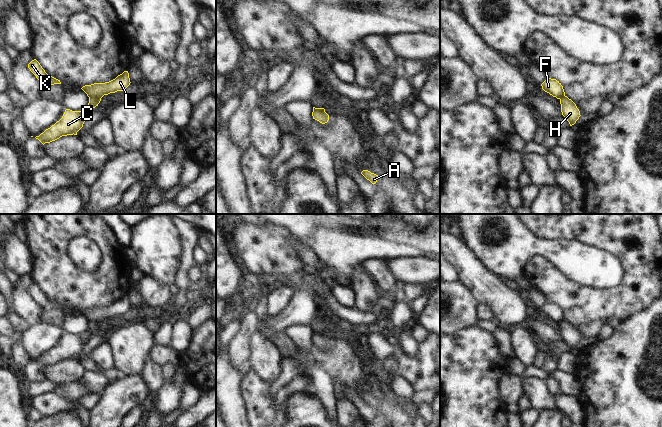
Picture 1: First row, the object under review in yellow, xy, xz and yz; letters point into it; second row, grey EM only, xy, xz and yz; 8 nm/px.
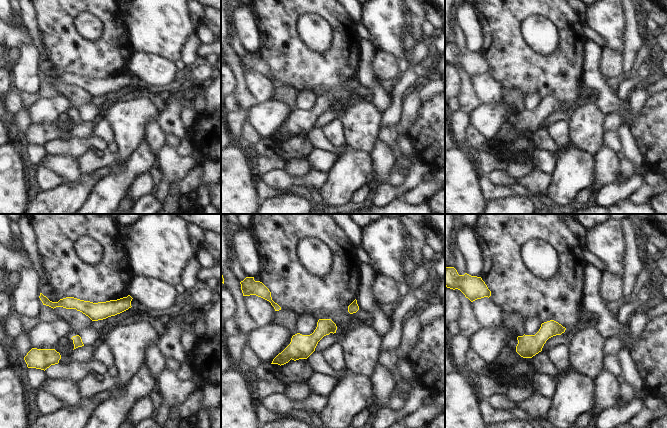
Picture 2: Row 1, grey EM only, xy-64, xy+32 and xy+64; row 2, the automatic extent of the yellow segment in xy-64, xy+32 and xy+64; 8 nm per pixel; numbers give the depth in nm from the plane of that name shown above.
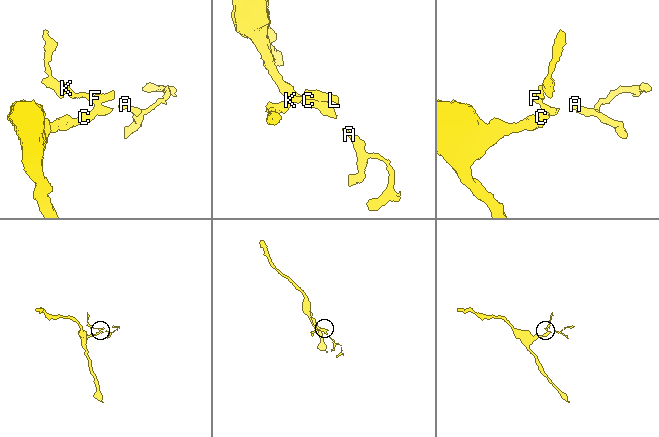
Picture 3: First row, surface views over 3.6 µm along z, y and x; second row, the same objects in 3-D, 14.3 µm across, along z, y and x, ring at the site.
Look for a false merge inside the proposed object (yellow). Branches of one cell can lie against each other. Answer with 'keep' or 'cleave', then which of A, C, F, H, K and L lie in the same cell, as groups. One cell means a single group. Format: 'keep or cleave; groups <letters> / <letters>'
cleave; groups A C H / F K L

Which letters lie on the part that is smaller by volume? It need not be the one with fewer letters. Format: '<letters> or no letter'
F, K, L

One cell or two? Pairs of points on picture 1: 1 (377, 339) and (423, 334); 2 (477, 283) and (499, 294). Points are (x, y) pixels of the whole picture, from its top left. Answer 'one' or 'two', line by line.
1: two
2: one

